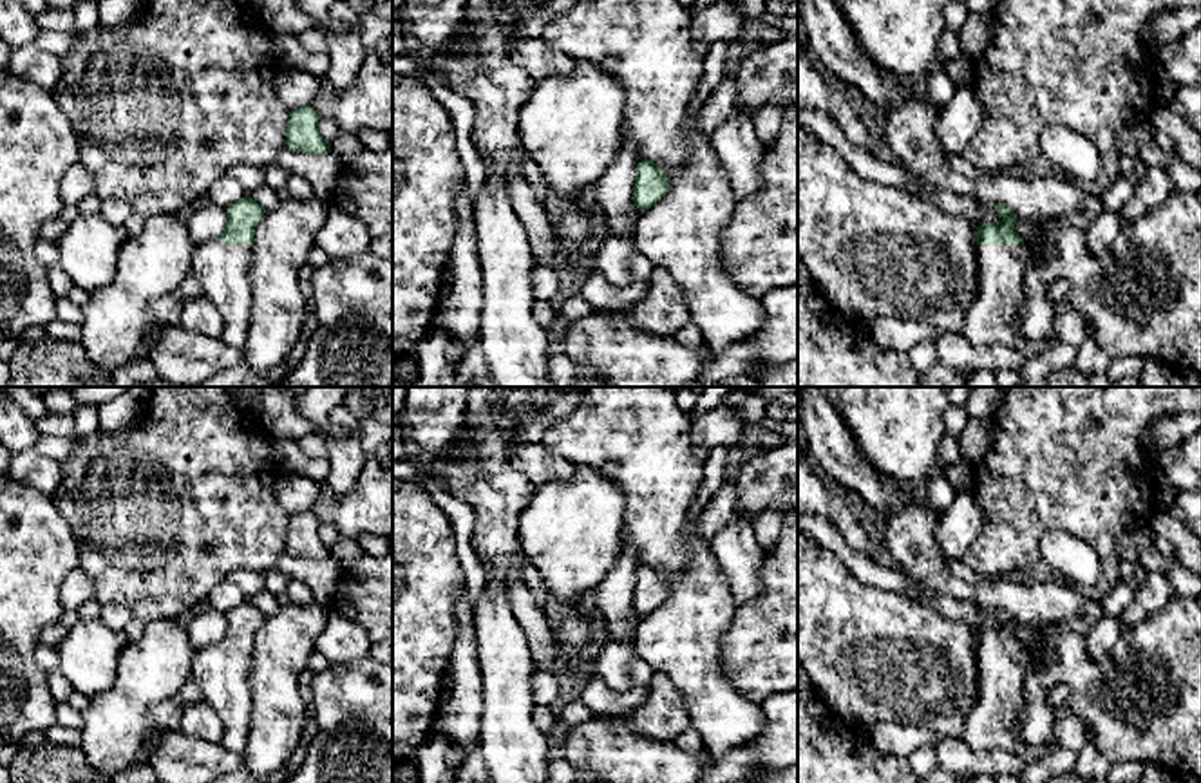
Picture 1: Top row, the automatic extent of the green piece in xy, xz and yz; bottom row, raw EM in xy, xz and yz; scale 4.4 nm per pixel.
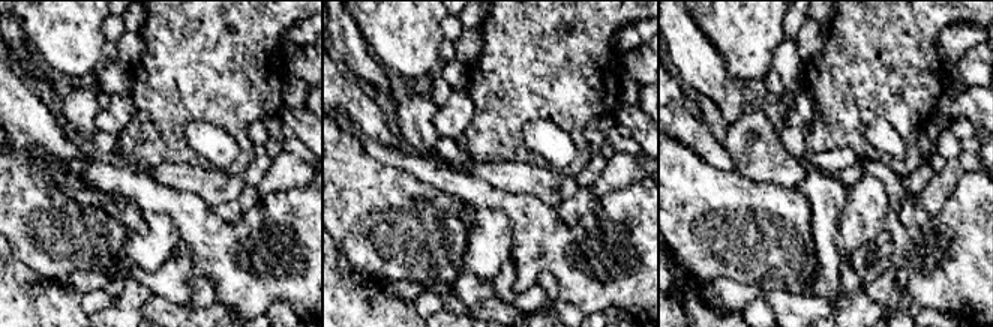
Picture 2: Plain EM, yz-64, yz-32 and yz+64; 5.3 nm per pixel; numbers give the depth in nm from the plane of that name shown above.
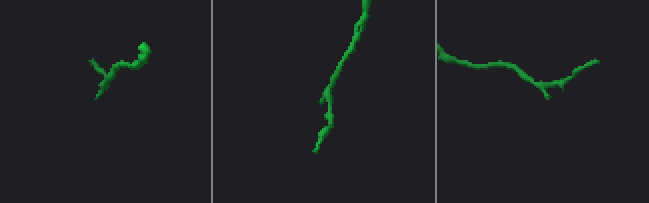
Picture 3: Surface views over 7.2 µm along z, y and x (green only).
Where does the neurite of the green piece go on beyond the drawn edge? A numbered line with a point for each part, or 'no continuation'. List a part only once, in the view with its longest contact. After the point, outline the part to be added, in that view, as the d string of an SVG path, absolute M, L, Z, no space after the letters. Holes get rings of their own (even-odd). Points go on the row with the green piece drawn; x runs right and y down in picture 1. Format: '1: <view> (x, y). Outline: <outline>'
1: yz (1002, 270). Outline: M977 244L977 295L960 331L971 345L1004 344L1035 356L1062 344L1053 331L1027 342L1015 329L1027 273L1024 244Z

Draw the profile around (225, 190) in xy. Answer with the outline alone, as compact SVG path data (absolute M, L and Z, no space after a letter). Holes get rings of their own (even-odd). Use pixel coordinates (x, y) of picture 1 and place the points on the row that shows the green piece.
M224 174L210 186L206 201L228 208L244 195L246 192L242 186L233 177Z

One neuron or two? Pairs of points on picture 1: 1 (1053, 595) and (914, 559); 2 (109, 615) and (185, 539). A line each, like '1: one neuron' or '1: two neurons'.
1: one neuron
2: two neurons

